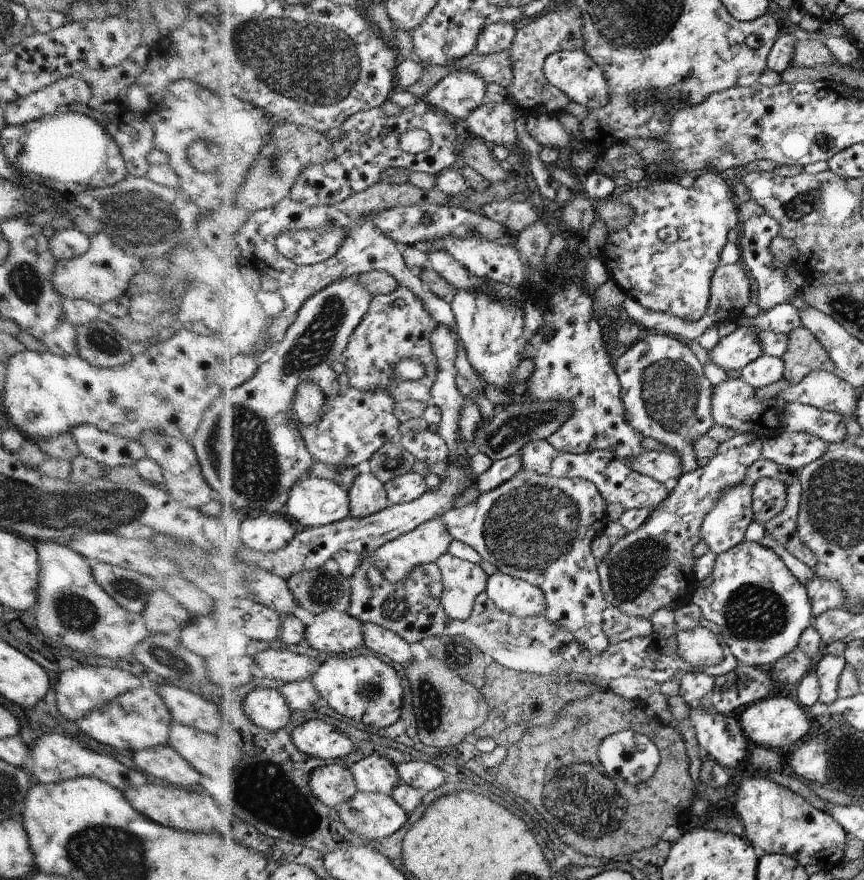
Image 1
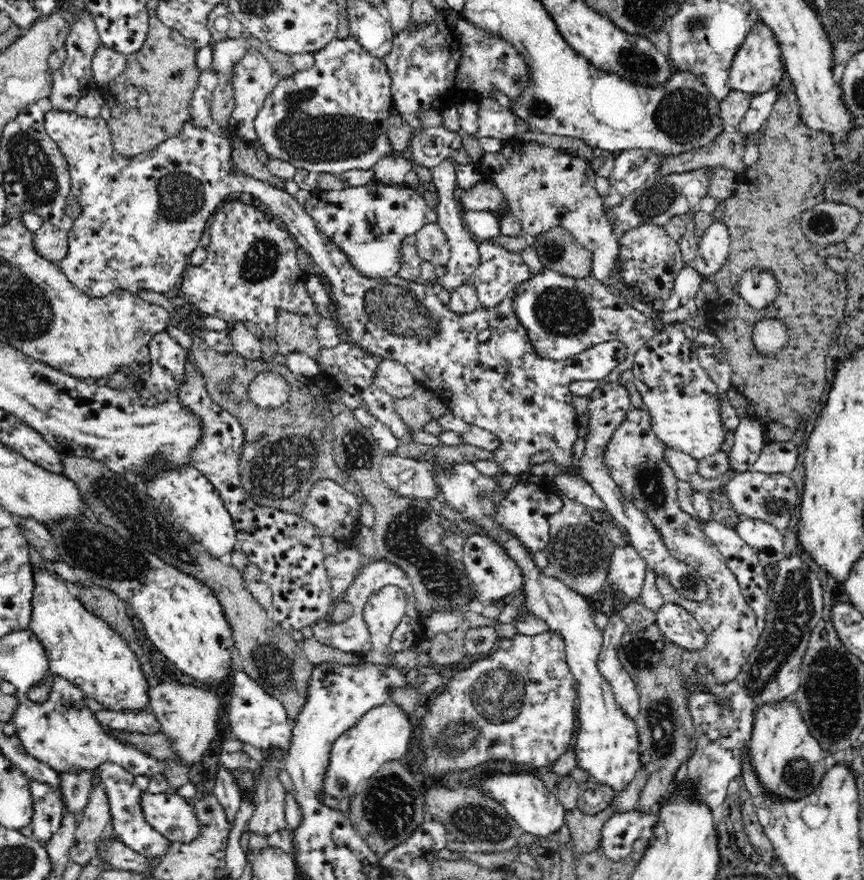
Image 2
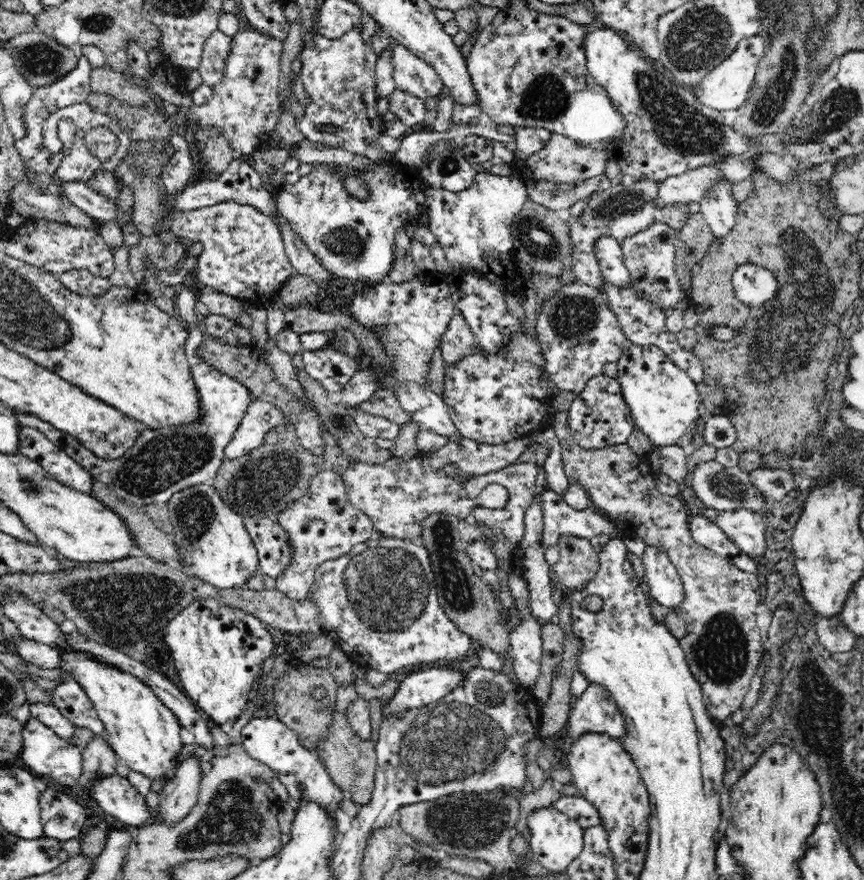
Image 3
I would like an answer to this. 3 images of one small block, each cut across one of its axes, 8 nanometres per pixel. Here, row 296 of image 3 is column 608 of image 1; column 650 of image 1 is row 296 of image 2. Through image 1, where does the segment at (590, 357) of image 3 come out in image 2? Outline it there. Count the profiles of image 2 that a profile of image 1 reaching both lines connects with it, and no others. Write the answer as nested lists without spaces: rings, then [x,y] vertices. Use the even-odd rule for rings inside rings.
[[[544,269],[542,274],[528,278],[515,286],[514,313],[526,329],[538,356],[548,360],[566,360],[593,346],[618,340],[626,347],[626,358],[604,378],[597,381],[574,381],[569,389],[574,398],[590,397],[598,386],[616,382],[622,372],[632,369],[636,353],[655,335],[650,317],[630,306],[624,298],[616,296],[594,277],[562,276]]]

